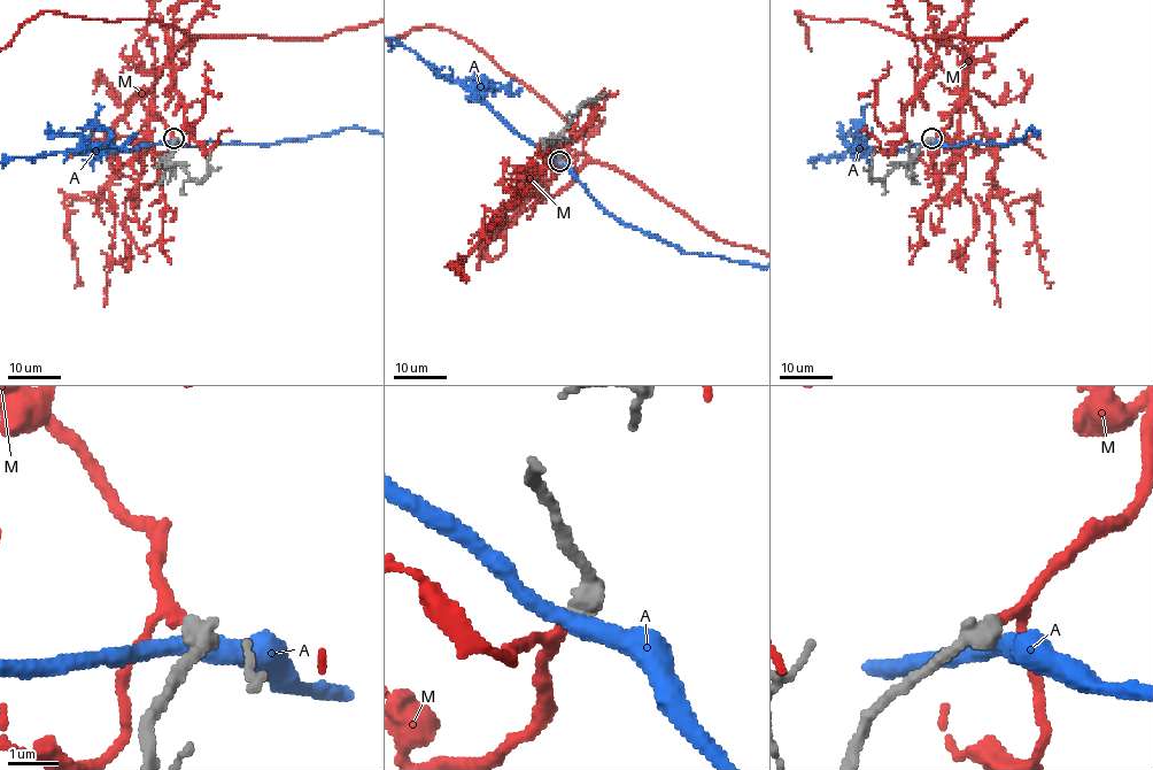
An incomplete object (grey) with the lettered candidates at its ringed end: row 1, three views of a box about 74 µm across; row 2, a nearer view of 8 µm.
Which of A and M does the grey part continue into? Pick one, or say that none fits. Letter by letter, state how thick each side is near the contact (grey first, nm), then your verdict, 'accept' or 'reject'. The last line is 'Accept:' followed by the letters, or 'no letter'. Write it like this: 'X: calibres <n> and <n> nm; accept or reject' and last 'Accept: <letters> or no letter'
A: calibres 480 and 400 nm; reject
M: calibres 460 and 200 nm; accept
Accept: M

